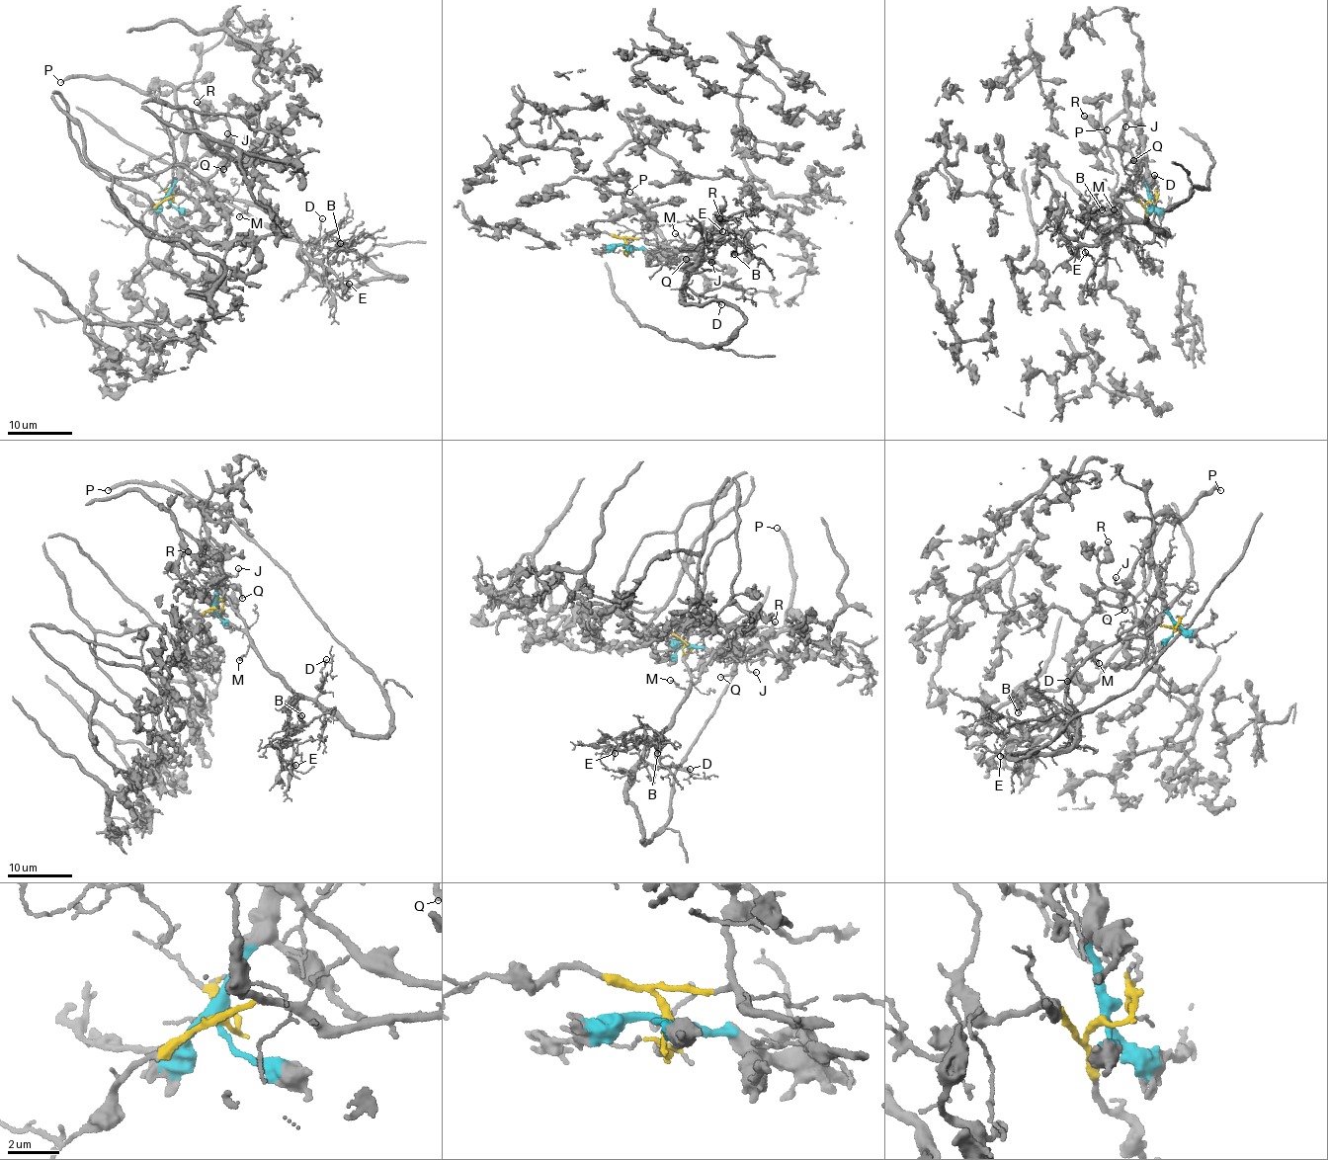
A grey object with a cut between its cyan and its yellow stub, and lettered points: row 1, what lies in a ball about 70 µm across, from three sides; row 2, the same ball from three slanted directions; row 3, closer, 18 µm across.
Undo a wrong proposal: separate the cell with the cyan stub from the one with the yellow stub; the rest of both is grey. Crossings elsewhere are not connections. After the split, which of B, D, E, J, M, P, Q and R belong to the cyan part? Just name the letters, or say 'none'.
J, P, Q, R

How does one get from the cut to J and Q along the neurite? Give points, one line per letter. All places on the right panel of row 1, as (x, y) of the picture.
J: (1150, 202), (1141, 132), (1129, 121), (1124, 124), (1121, 139), (1125, 125)
Q: (1150, 202), (1141, 132), (1129, 121), (1124, 124), (1120, 142), (1134, 159)

